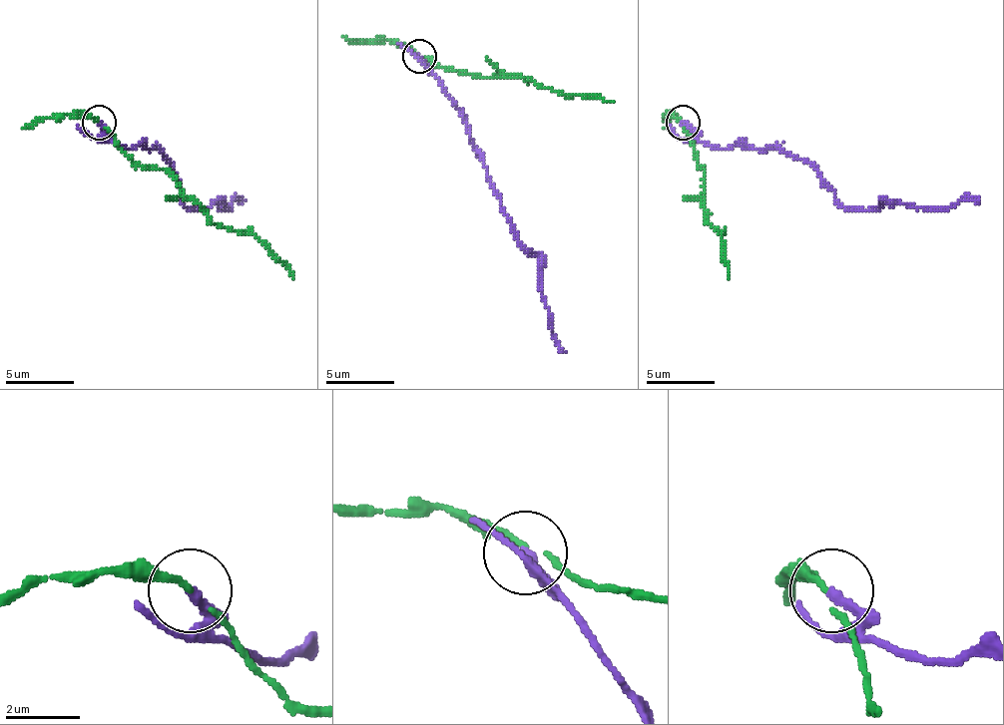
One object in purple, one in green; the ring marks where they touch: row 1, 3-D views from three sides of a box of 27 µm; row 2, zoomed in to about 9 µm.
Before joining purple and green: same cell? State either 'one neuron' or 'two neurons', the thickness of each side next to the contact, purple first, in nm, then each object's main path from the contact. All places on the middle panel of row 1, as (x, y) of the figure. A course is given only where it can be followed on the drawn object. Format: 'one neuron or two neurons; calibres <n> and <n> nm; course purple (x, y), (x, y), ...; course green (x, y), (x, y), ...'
two neurons; calibres 220 and 120 nm; course purple (418, 57), (463, 119), (507, 218), (538, 259), (548, 324), (566, 352); course green (418, 54), (463, 74), (528, 78), (535, 85), (614, 102)

